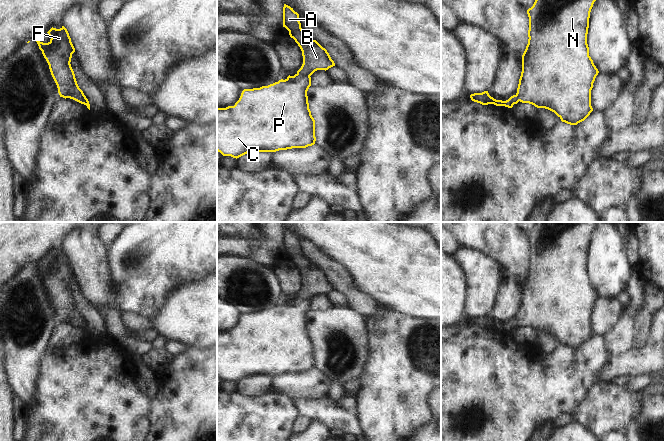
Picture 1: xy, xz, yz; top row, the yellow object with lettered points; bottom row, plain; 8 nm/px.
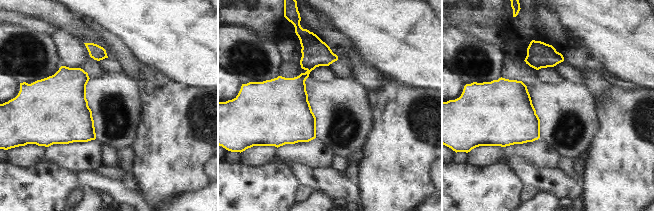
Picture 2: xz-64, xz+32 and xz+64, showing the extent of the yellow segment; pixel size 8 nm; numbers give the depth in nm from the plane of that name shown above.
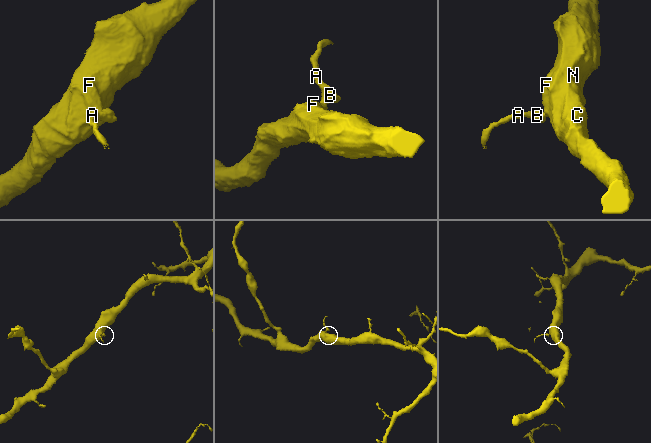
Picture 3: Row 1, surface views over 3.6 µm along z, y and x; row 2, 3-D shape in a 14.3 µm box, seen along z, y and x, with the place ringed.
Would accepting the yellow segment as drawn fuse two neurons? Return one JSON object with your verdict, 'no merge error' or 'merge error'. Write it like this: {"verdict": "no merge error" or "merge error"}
{"verdict": "no merge error"}

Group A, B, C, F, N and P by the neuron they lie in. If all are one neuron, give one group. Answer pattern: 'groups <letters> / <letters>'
groups A B C F N P

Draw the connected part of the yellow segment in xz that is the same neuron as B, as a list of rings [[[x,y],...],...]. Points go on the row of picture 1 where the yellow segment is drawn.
[[[290,6],[283,7],[283,27],[289,31],[302,51],[303,64],[294,76],[260,88],[244,89],[234,106],[217,108],[217,151],[223,156],[239,158],[250,152],[276,152],[292,148],[306,148],[315,144],[315,120],[309,109],[307,91],[311,86],[311,75],[317,70],[328,70],[335,66],[329,53],[316,40],[306,34],[299,21],[299,14]]]

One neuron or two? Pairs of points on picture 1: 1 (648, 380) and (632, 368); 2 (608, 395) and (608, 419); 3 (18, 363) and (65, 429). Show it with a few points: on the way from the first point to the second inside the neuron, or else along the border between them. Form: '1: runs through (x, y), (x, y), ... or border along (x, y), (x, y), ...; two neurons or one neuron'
1: border along (650, 373), (634, 377); two neurons
2: runs through (608, 401), (608, 413); one neuron
3: border along (42, 366), (37, 386), (37, 395), (28, 407); two neurons

